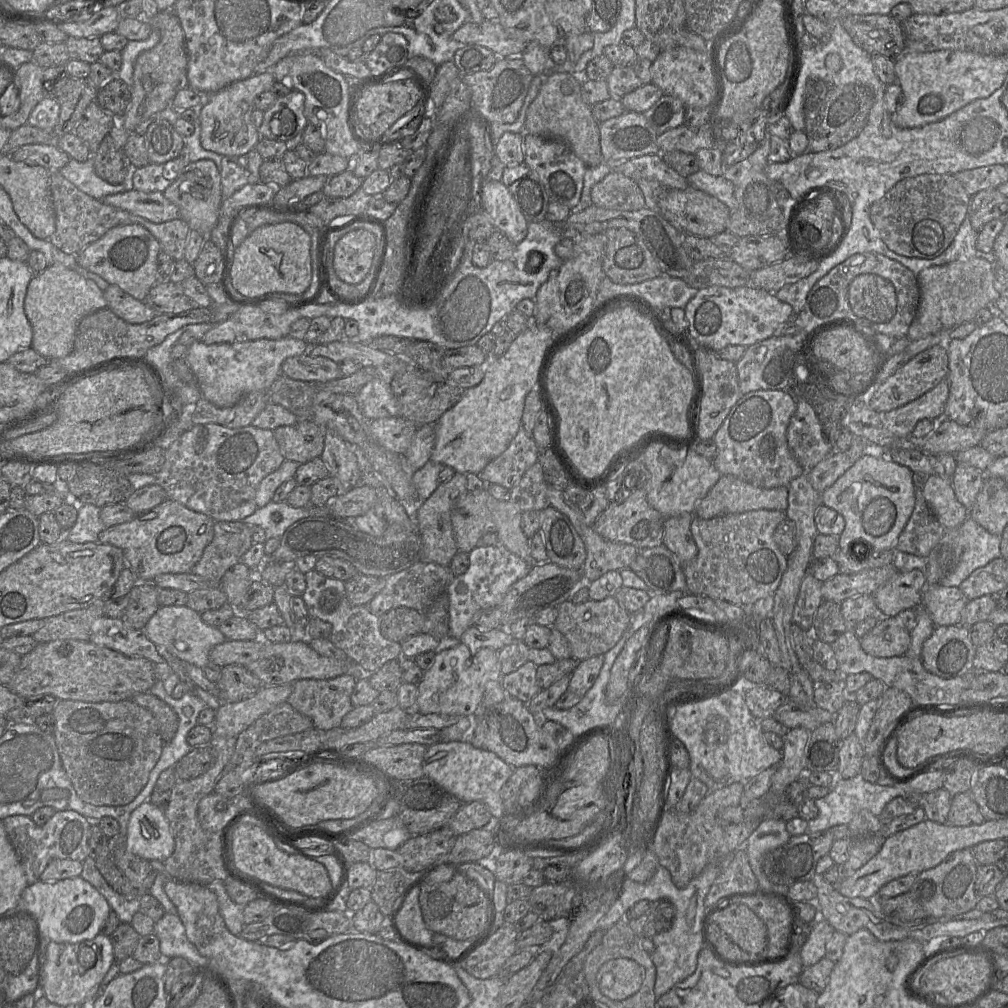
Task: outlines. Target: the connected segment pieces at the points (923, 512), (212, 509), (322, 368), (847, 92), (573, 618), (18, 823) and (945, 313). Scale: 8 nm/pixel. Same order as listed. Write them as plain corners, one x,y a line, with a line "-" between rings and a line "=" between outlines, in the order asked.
915,489
914,510
898,538
896,551
927,558
939,543
945,528
928,506
922,489
=
219,424
193,425
177,439
165,447
165,461
155,473
156,483
165,491
170,500
204,513
215,521
242,521
257,510
256,491
261,480
279,468
285,461
273,430
261,429
252,425
227,428
=
305,354
285,359
281,370
289,378
301,381
325,382
341,377
337,362
=
809,79
804,94
805,133
808,148
805,153
836,149
857,137
868,123
874,104
872,91
864,85
836,86
821,79
=
609,596
603,600
588,599
582,603
567,600
557,608
558,615
553,628
566,637
570,645
571,658
577,661
604,655
609,651
627,629
632,615
618,603
615,596
=
56,811
43,825
37,825
30,816
24,815
10,816
2,821
23,866
28,885
39,881
53,859
71,859
82,863
90,855
92,821
76,811
=
978,255
968,260
954,261
922,270
918,276
920,301
907,337
916,341
972,321
986,307
993,307
998,299
991,257

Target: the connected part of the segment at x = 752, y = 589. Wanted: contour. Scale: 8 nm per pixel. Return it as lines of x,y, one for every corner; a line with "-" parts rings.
766,509
722,515
711,519
695,516
690,530
697,546
697,555
688,562
680,563
685,575
687,591
742,607
751,607
758,600
772,597
778,589
788,565
788,557
781,552
773,538
777,526
786,517
785,511

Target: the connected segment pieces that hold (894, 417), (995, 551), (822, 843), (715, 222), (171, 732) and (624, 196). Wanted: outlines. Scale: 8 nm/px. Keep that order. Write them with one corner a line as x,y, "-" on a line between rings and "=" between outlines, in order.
946,378
918,399
887,413
881,413
882,423
895,436
908,438
919,421
943,419
948,397
949,383
=
971,517
958,528
962,556
955,570
944,577
940,584
945,587
958,587
976,569
987,565
1001,556
999,536
984,529
=
829,830
791,836
788,842
764,855
762,869
770,881
780,886
811,880
817,862
829,854
834,841
=
688,187
685,190
668,189
659,201
660,214
677,230
702,238
711,238
727,229
731,210
717,198
=
150,691
138,693
129,699
148,709
154,715
158,722
163,745
173,739
178,729
179,719
171,706
=
612,170
591,189
594,206
620,211
637,211
645,207
643,193
636,182

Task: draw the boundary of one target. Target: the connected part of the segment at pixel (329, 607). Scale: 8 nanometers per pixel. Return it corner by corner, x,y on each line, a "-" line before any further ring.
316,570
305,573
306,588
302,594
308,617
317,617
332,626
330,641
343,650
358,667
359,675
371,674
388,661
402,657
401,643
386,639
380,631
380,618
370,612
367,605
350,604
345,593
345,582
326,577

